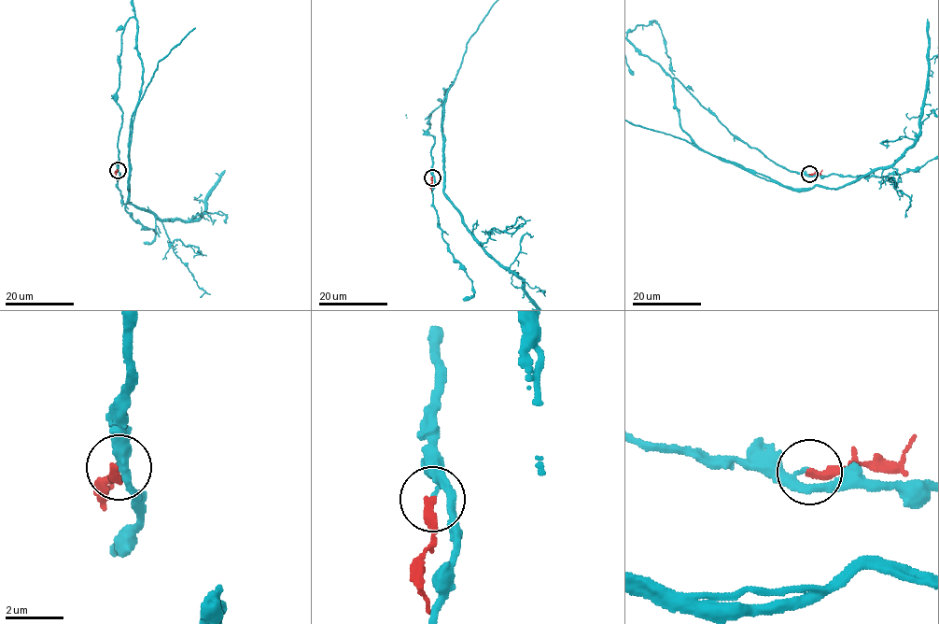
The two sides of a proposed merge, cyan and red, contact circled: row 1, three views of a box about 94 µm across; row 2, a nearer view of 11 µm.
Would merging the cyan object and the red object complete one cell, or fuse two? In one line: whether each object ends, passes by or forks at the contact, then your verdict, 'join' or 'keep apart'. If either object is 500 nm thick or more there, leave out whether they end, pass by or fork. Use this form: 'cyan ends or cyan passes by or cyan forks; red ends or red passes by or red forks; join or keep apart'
cyan passes by; red ends; keep apart

